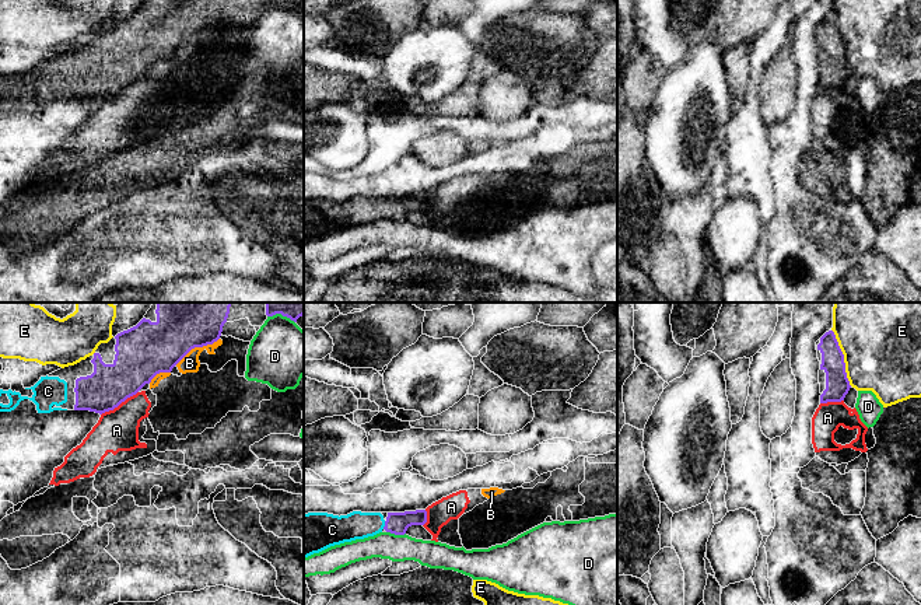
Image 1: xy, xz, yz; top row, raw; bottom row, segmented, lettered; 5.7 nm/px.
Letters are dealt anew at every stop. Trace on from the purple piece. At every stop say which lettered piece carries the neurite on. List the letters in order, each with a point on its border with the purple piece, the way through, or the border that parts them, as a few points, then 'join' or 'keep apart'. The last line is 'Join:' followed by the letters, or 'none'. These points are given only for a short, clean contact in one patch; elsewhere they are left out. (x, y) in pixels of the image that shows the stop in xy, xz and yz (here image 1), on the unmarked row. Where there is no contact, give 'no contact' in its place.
A: meets purple in xy at (119, 90); border along xy (137, 77), (101, 101); keep apart
B: meets purple in xy at (196, 32); keep apart
C: meets purple in xz at (385, 212); runs through xz (396, 209), (385, 212), (356, 212); join
D: meets purple in xz at (396, 220); keep apart
E: meets purple in yz at (843, 44); keep apart
Join: C

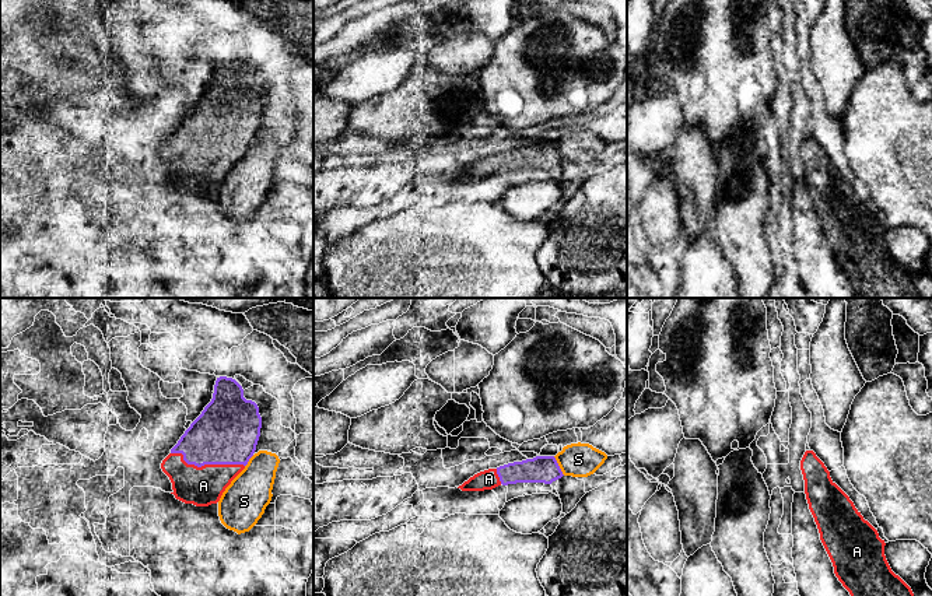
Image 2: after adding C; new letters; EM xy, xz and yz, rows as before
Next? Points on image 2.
A: meets purple in xy at (206, 150); runs through xy (227, 118), (219, 126), (206, 150), (203, 172); join
S: meets purple in xz at (559, 153); keep apart
Join: A

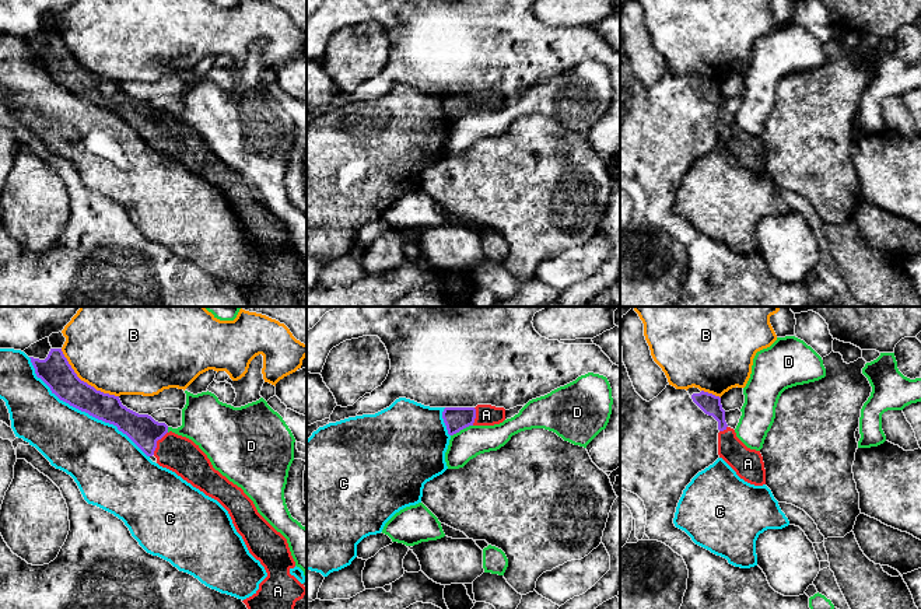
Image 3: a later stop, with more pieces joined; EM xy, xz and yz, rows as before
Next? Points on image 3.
A: meets purple in xy at (156, 129); runs through xy (143, 116), (156, 129), (175, 139); join
B: meets purple in xy at (83, 67); keep apart
C: meets purple in xy at (84, 97); keep apart
D: meets purple in xz at (461, 115); keep apart
Join: A

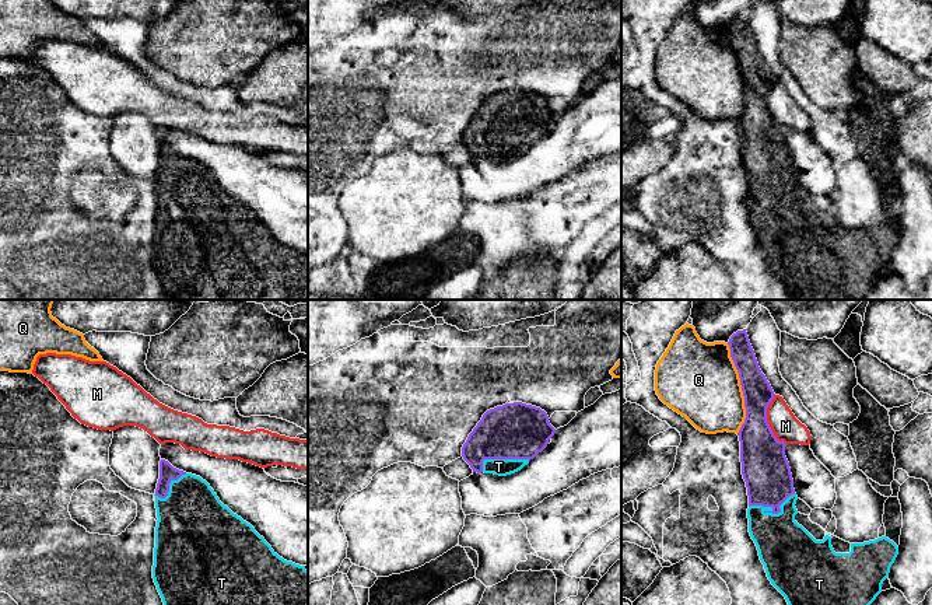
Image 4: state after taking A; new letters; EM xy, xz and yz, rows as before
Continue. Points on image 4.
M: meets purple in yz at (767, 108); keep apart
Q: meets purple in yz at (742, 74); keep apart
T: meets purple in yz at (773, 199); join
Join: T

